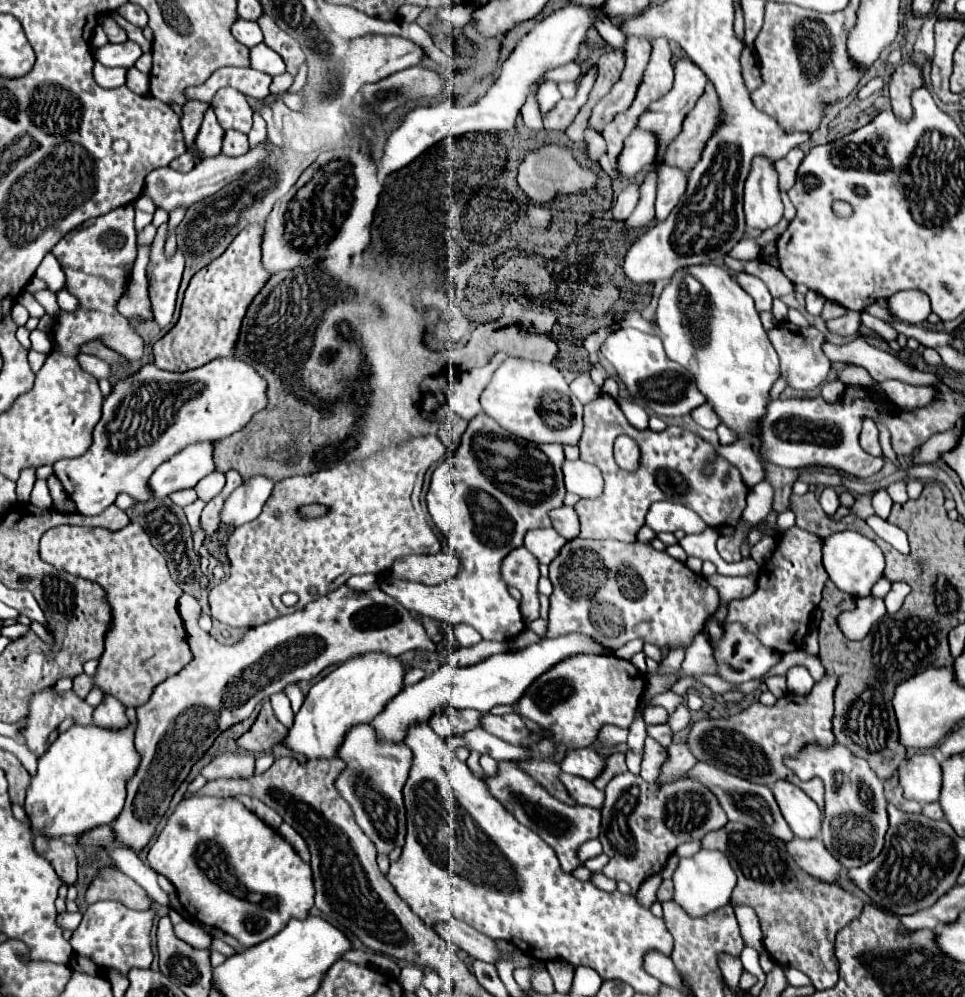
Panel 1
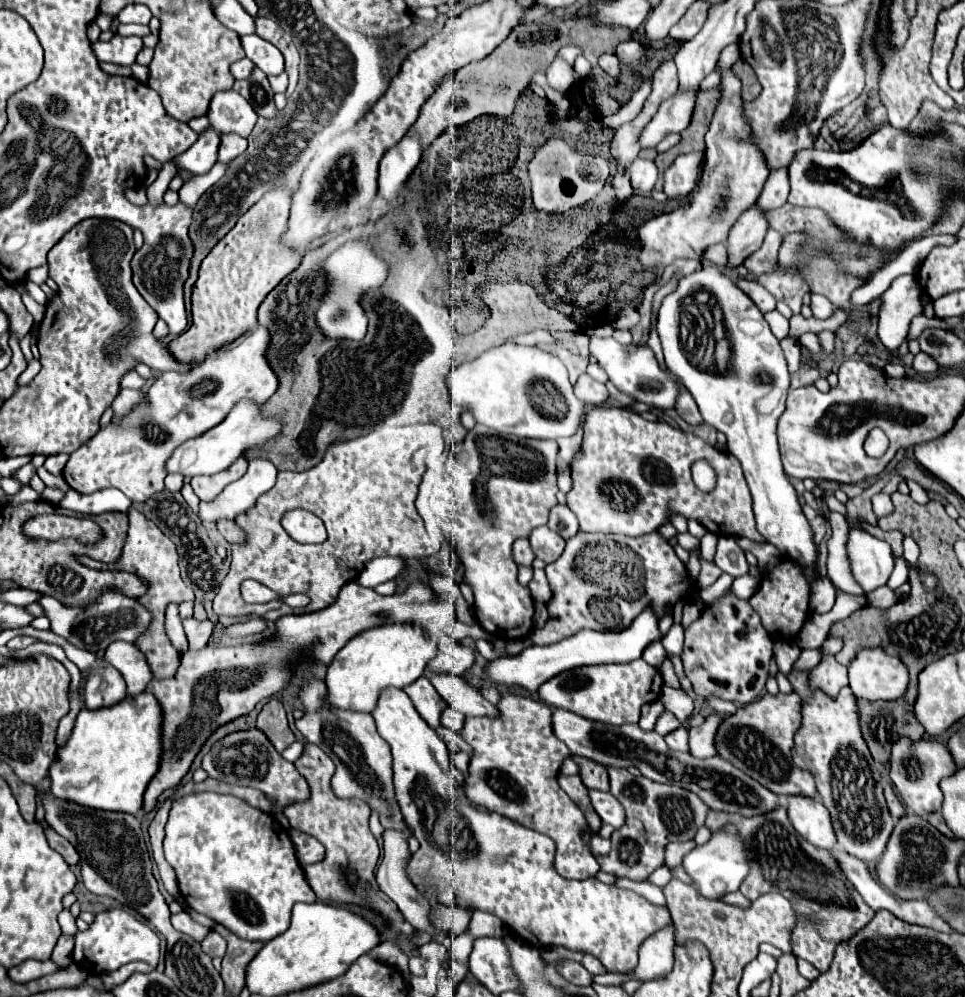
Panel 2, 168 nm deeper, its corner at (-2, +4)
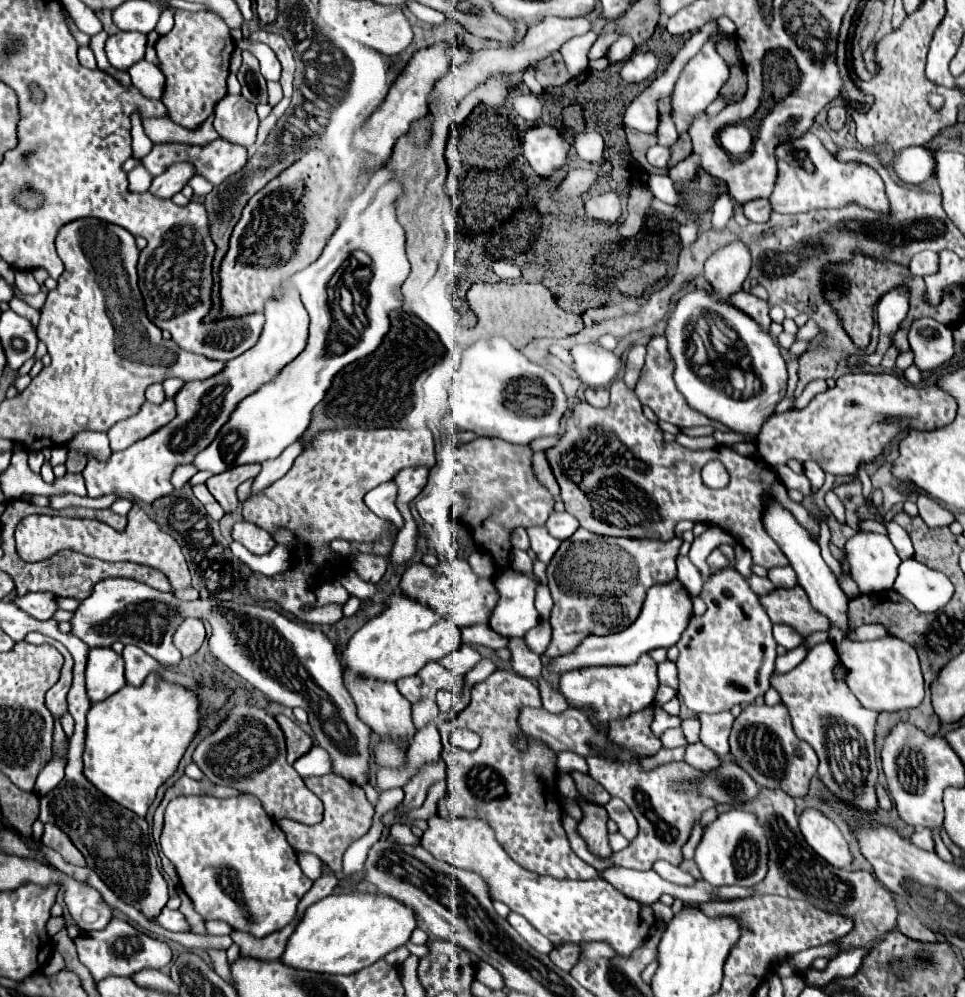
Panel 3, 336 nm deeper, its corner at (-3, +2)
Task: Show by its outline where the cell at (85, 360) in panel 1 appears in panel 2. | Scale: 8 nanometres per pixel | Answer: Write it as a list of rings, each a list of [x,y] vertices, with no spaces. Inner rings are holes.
[[[129,370],[129,374],[125,374],[125,376],[121,378],[121,386],[123,386],[123,388],[139,390],[139,388],[143,388],[143,384],[145,384],[145,378],[141,378],[135,370]]]

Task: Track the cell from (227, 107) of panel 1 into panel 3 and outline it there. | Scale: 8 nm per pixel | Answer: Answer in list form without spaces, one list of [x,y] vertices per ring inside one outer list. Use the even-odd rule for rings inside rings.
[[[224,96],[214,110],[214,130],[222,140],[250,148],[256,142],[258,114],[244,96]]]

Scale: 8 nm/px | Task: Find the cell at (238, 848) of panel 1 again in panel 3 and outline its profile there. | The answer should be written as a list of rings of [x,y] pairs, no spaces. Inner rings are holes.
[[[246,792],[224,800],[214,796],[174,798],[164,812],[160,846],[164,856],[176,866],[184,892],[204,920],[222,920],[234,930],[252,932],[254,936],[268,936],[288,926],[296,916],[298,902],[312,888],[312,880],[300,870],[296,852],[288,844],[278,822],[264,812],[260,800]]]

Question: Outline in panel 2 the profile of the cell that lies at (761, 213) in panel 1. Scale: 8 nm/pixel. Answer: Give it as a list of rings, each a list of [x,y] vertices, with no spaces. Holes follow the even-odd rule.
[[[757,204],[747,208],[743,216],[737,220],[737,224],[731,228],[727,250],[729,250],[729,266],[739,266],[743,260],[759,250],[763,244],[763,238],[769,230],[767,212],[759,210]]]

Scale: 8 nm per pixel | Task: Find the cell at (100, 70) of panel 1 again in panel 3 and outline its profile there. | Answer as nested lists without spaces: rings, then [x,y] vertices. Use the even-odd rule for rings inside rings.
[[[80,46],[78,49],[78,59],[83,66],[89,69],[97,69],[96,58],[90,47]]]

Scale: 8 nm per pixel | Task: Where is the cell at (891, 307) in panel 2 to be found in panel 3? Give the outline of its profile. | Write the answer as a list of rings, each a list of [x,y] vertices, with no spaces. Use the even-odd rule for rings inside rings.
[[[896,288],[880,298],[878,302],[878,328],[880,328],[880,342],[876,354],[868,356],[866,360],[870,366],[878,366],[886,350],[892,346],[890,336],[896,332],[898,324],[908,314],[908,292],[904,288]]]

